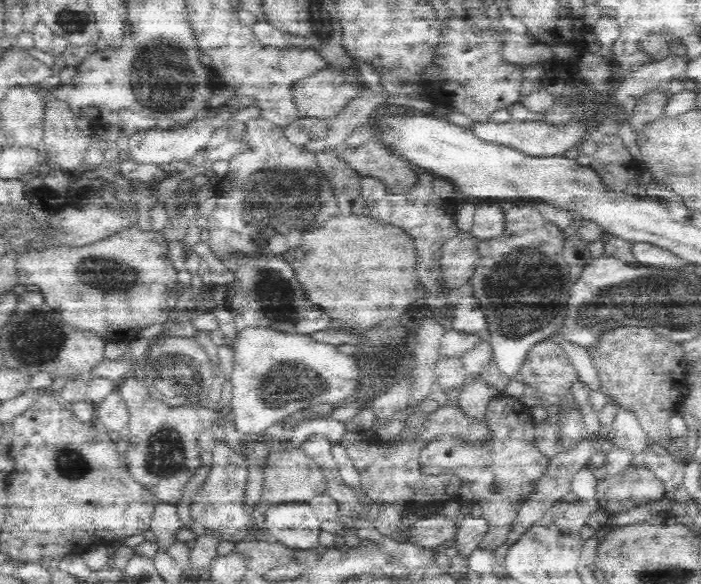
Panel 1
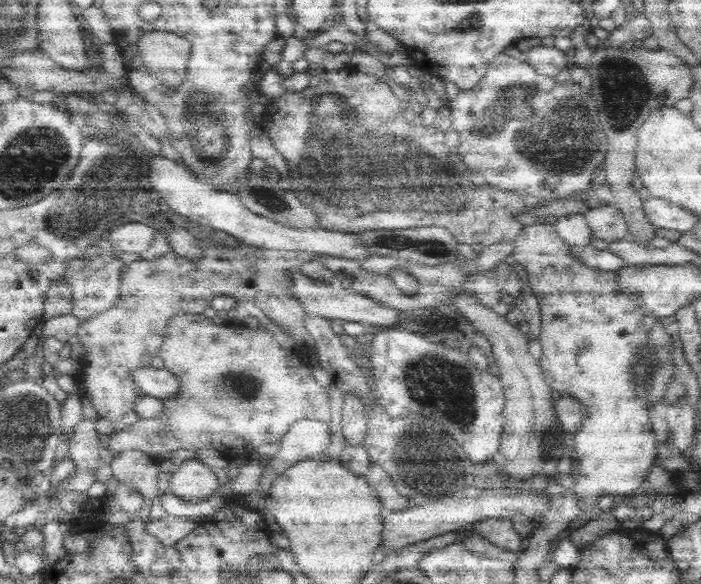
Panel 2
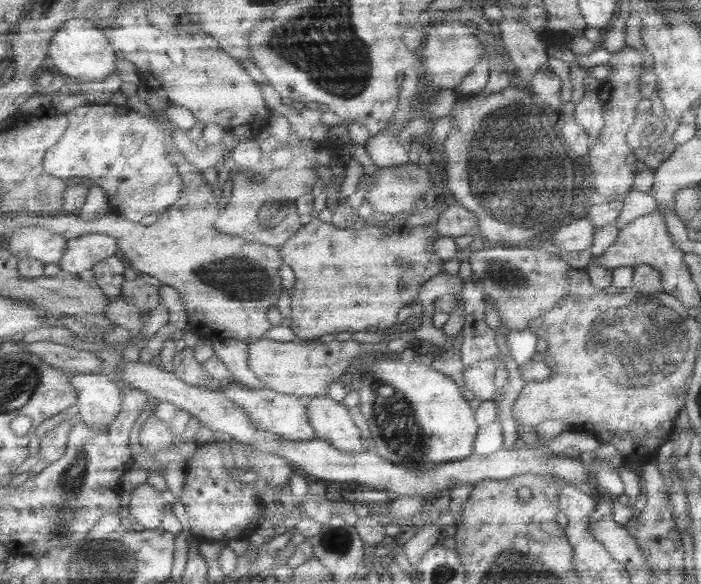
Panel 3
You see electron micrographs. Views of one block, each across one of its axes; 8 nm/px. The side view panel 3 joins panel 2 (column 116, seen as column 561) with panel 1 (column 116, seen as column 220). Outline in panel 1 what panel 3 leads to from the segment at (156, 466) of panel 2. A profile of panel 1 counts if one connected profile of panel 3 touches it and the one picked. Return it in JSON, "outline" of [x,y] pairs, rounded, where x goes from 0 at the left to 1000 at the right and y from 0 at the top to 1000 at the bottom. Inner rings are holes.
{"outline":[[[168,668],[154,675],[137,695],[137,712],[140,712],[140,719],[146,719],[146,726],[154,733],[154,740],[163,743],[163,747],[168,747],[171,736],[183,733],[183,726],[185,726],[183,692],[180,692],[180,685],[174,682],[174,675]]]}

